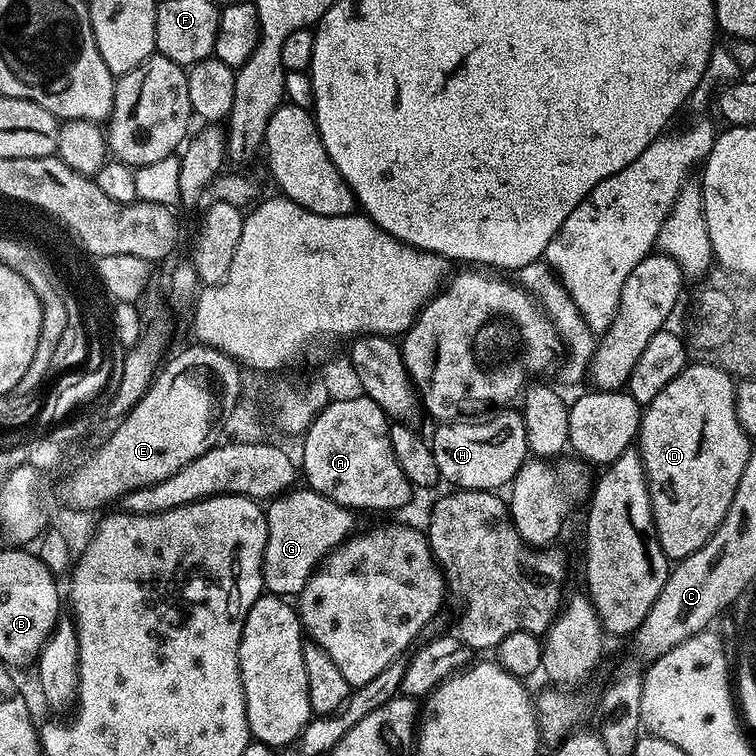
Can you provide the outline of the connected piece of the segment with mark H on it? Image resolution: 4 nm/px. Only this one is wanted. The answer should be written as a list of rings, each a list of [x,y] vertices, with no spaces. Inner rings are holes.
[[[500,410],[489,420],[477,424],[440,422],[435,425],[436,433],[430,436],[434,462],[438,464],[441,481],[449,480],[460,490],[500,490],[511,485],[520,467],[529,459],[526,430],[519,411]]]

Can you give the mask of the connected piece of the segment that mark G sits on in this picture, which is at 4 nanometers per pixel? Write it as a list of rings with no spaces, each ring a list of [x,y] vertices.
[[[301,487],[301,492],[289,490],[267,505],[268,533],[264,551],[264,586],[271,595],[285,598],[299,597],[312,573],[340,544],[357,531],[353,509],[338,506],[330,498],[313,492],[311,488]]]

